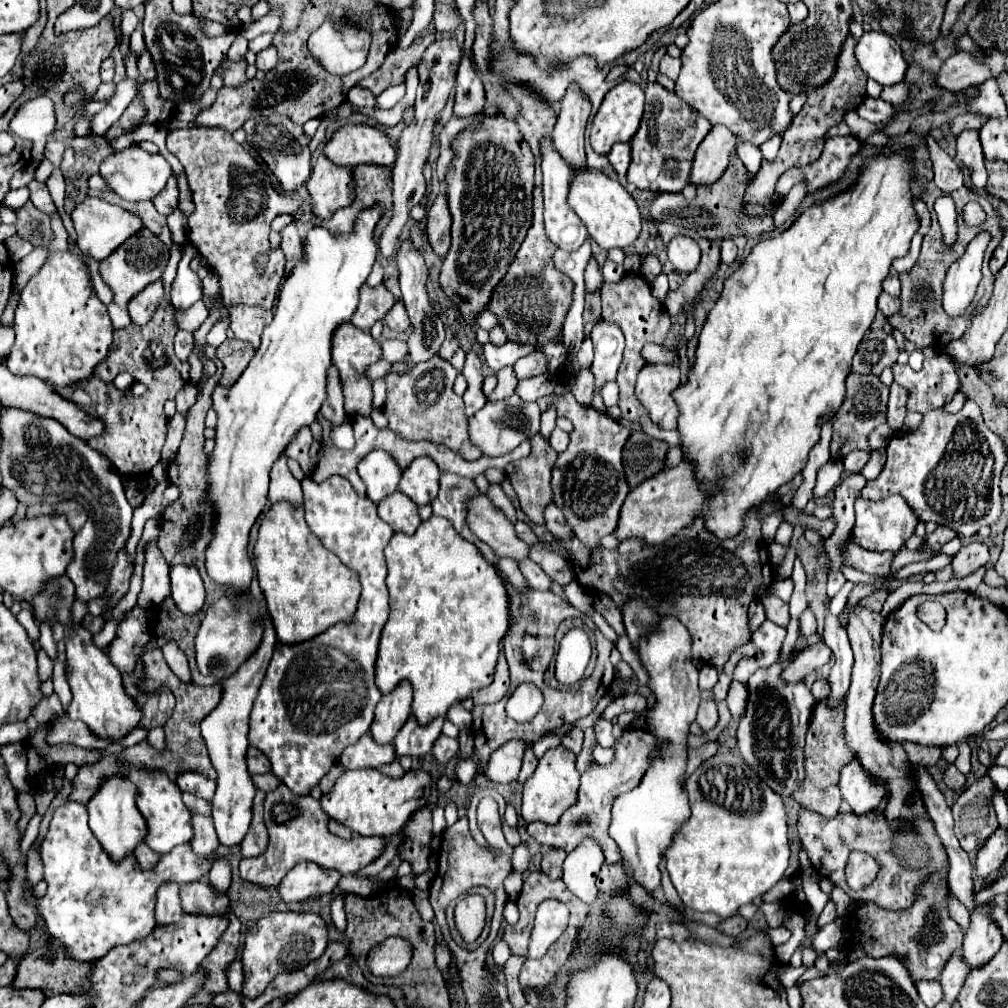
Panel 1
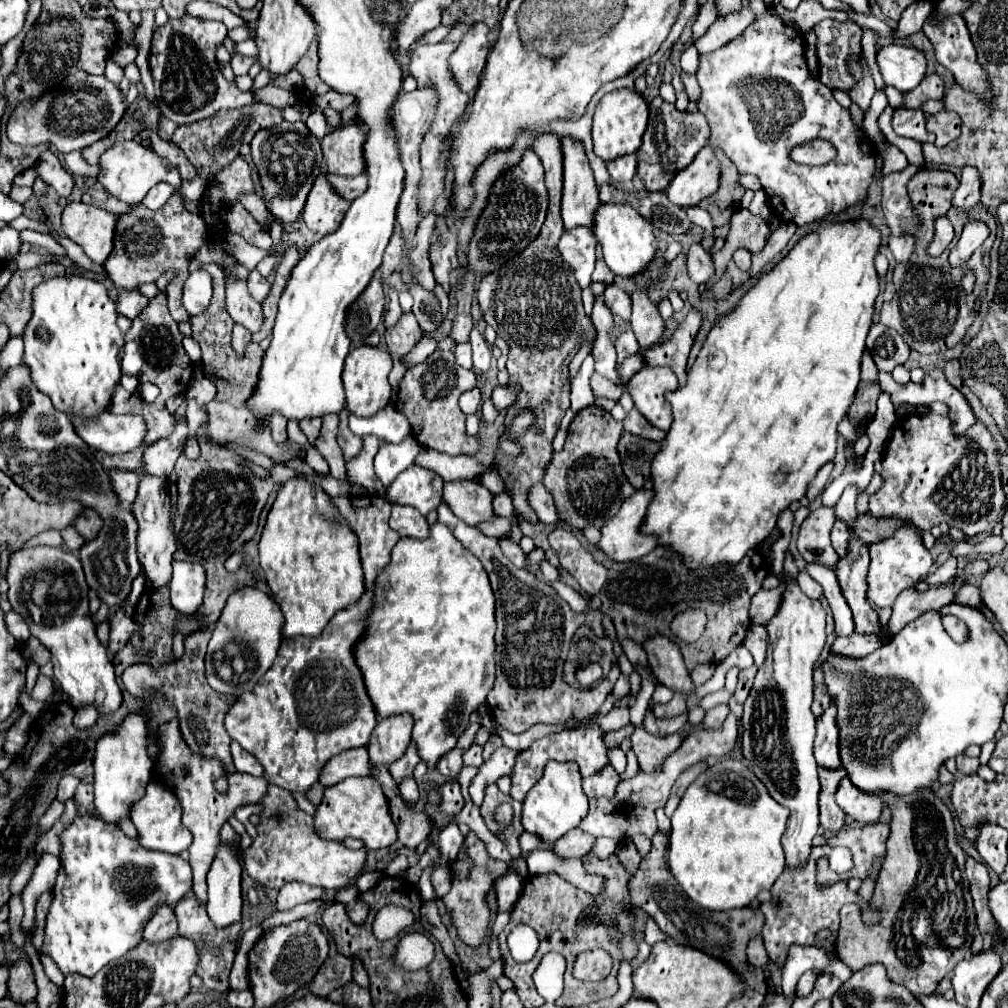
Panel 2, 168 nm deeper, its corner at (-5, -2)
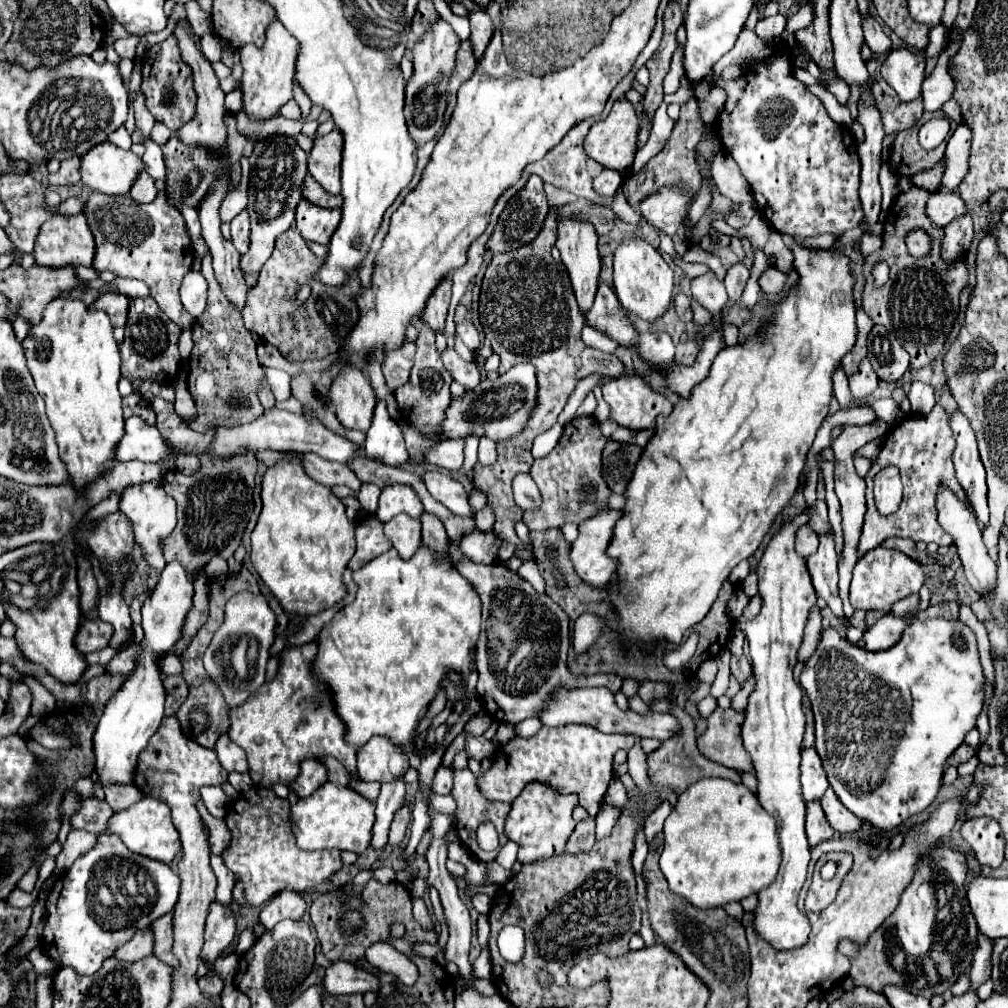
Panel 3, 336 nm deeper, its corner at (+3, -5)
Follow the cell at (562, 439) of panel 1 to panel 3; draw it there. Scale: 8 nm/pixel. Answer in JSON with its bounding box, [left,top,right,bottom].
[531,424,563,458]

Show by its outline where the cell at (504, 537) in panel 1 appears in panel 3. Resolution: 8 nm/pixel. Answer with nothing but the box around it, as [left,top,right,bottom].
[423,472,473,516]

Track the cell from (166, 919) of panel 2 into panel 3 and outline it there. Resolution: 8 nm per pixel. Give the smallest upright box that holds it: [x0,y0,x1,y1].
[115,926,153,962]

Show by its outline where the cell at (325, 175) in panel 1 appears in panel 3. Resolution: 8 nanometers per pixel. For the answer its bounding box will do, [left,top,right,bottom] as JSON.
[295,200,341,246]

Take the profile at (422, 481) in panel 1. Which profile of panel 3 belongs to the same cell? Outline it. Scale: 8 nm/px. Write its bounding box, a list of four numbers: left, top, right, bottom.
[377,484,423,522]

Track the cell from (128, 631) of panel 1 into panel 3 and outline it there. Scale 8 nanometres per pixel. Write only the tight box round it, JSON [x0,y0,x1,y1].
[75,620,113,654]

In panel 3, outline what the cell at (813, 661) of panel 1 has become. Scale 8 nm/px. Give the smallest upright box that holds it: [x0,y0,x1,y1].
[857,612,911,650]

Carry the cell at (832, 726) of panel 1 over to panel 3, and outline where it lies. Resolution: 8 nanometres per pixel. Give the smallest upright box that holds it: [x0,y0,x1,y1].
[807,800,835,846]

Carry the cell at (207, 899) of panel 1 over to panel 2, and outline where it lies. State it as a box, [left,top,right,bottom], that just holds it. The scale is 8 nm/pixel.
[175,897,241,993]

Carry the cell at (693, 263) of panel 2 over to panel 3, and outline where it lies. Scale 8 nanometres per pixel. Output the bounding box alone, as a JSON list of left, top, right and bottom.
[691,272,728,312]

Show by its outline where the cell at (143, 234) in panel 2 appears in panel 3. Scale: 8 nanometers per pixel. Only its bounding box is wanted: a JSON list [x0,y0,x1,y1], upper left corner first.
[83,190,195,330]

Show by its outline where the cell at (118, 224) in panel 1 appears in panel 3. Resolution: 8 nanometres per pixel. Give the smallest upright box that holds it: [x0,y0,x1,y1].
[35,214,95,266]

